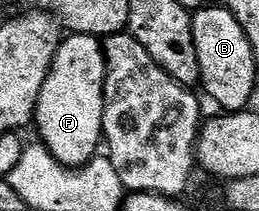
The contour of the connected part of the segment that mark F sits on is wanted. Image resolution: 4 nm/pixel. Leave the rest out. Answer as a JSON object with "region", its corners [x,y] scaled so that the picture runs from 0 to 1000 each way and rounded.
{"region":[[[270,161],[263,175],[239,180],[236,227],[212,251],[212,289],[205,322],[189,336],[181,384],[166,403],[166,441],[143,483],[143,521],[135,531],[135,607],[151,635],[154,673],[170,678],[178,706],[201,725],[205,739],[228,758],[247,791],[320,791],[344,773],[378,730],[375,692],[386,701],[398,678],[398,517],[405,512],[405,246],[398,237],[398,204],[378,171],[367,166],[286,166]]]}

